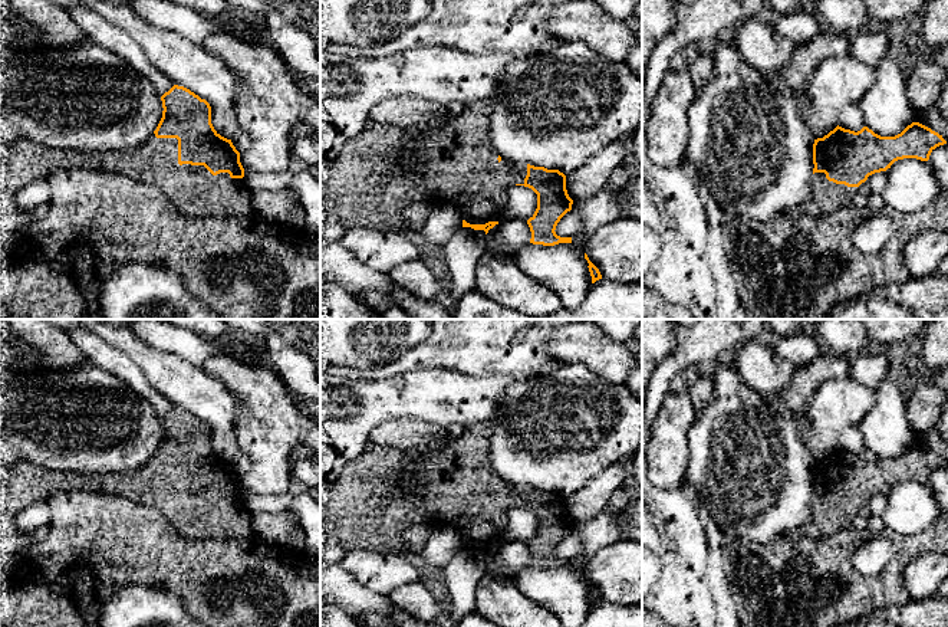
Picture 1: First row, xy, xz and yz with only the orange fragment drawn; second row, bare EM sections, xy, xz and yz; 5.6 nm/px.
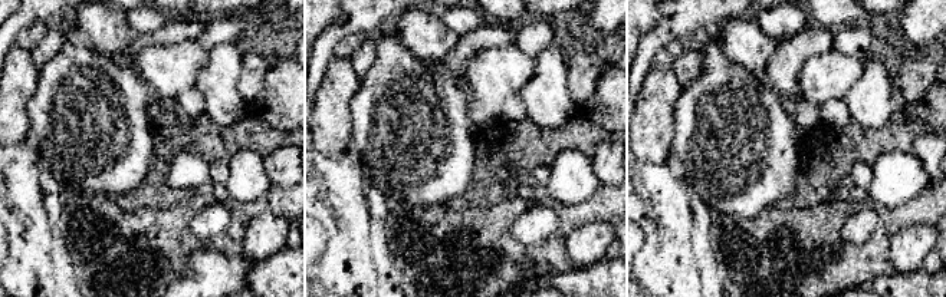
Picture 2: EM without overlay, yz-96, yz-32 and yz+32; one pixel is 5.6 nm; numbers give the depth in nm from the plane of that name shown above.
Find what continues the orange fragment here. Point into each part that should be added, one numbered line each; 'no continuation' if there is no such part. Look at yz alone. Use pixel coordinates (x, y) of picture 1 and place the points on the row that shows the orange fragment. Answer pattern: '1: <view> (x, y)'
1: yz (800, 265)

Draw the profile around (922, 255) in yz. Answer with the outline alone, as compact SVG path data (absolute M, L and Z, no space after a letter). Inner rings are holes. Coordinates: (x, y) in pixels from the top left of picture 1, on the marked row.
M926 230L912 237L903 249L903 265L909 278L922 279L938 272L948 256L948 233Z

